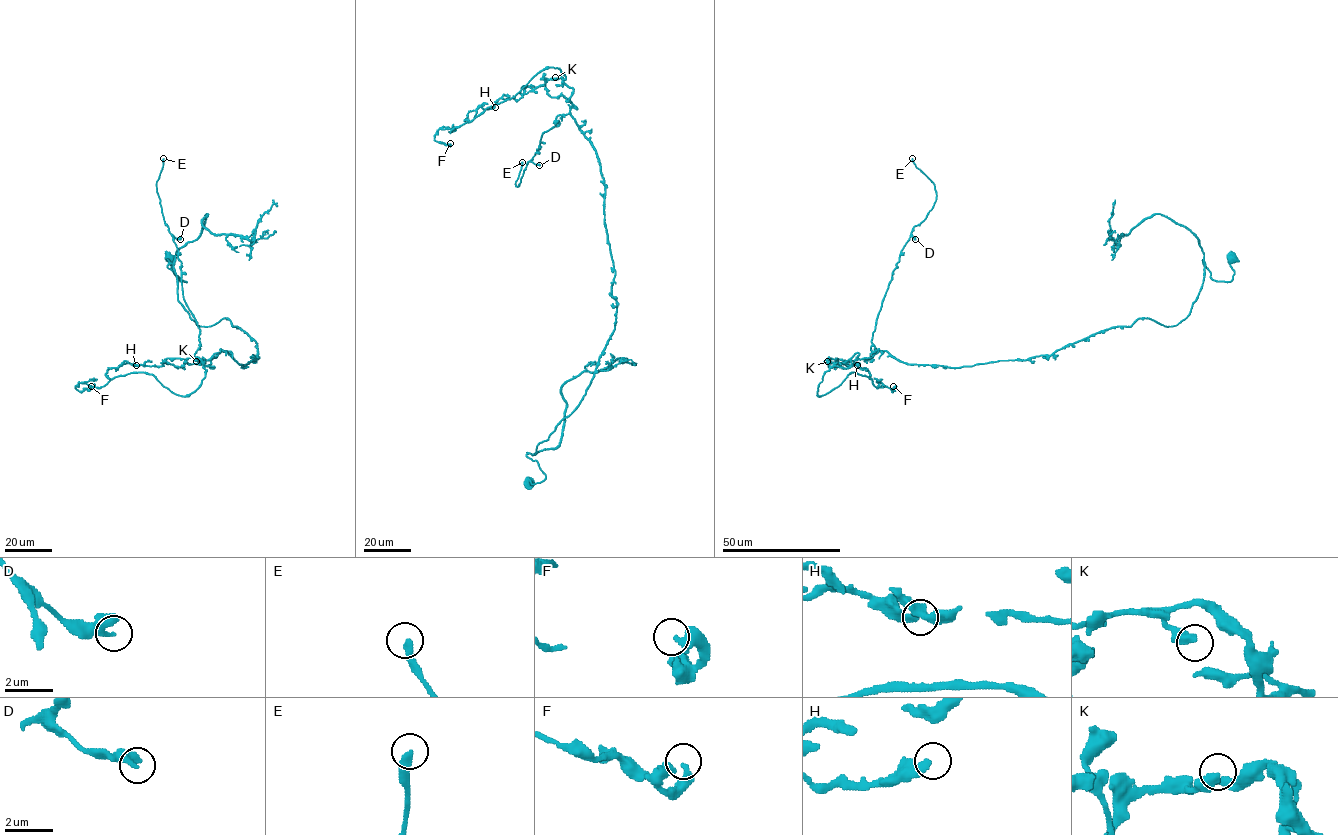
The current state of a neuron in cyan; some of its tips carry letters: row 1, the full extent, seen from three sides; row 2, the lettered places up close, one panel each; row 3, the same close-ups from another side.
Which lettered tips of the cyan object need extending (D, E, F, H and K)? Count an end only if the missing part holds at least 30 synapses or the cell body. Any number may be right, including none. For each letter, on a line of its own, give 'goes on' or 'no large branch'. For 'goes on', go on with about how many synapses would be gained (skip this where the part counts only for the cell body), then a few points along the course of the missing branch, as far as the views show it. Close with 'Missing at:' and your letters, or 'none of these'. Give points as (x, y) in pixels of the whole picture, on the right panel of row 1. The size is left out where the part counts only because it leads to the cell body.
D: no large branch
E: no large branch
F: no large branch
H: no large branch
K: no large branch
Missing at: none of these

